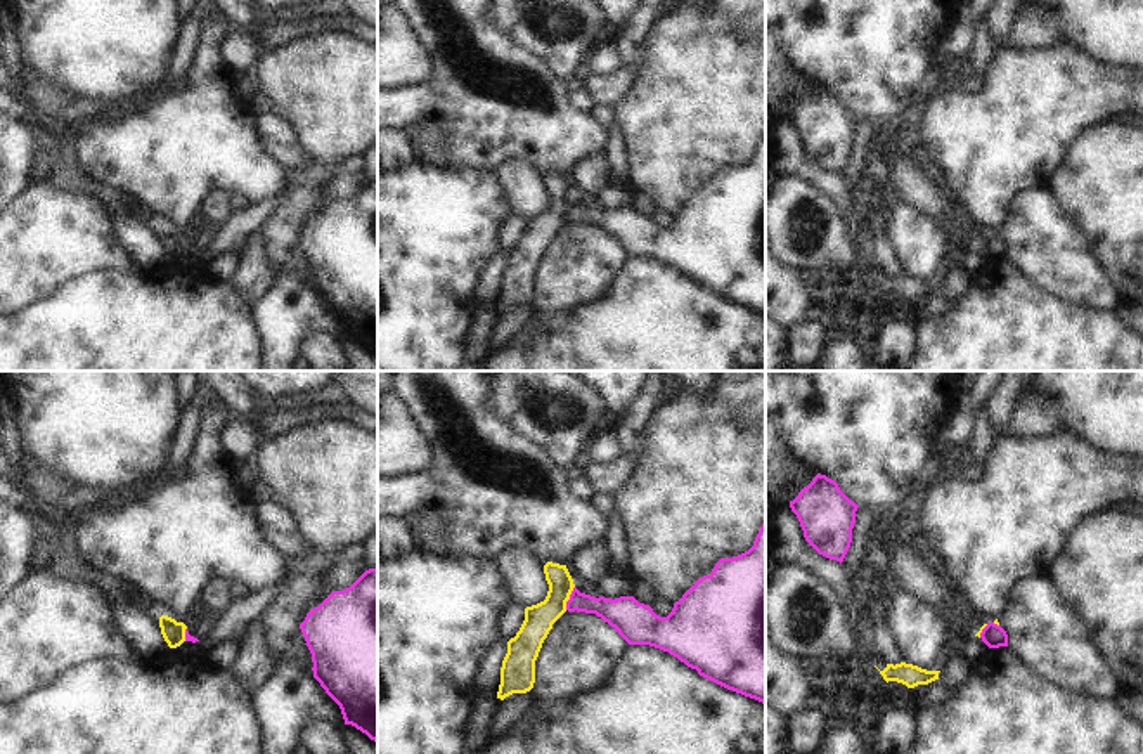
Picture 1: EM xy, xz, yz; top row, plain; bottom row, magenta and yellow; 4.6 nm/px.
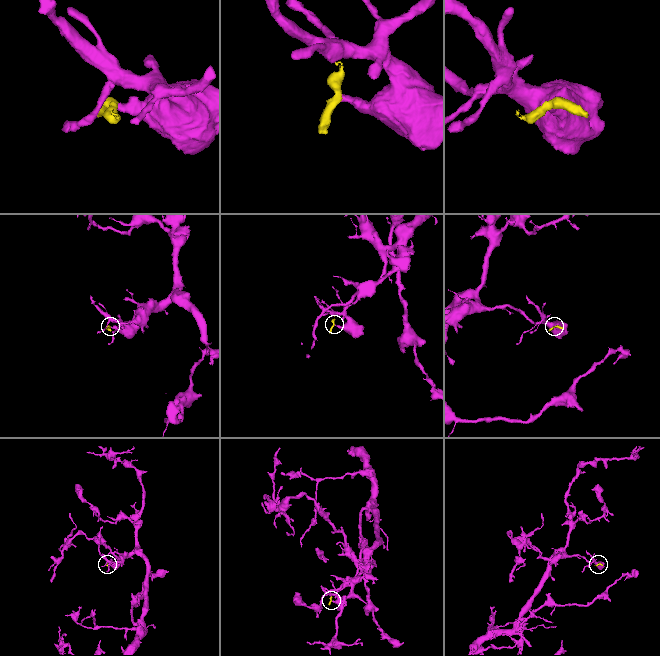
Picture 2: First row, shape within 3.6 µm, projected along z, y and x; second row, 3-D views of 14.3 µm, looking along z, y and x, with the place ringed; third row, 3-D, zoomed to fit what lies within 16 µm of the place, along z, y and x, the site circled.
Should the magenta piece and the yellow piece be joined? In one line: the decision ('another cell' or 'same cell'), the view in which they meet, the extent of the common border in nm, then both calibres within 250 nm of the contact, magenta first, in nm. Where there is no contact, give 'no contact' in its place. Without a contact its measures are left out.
another cell; meets magenta in xz; contact 120 nm long; 150 nm thick on the magenta side, 140 nm on the other

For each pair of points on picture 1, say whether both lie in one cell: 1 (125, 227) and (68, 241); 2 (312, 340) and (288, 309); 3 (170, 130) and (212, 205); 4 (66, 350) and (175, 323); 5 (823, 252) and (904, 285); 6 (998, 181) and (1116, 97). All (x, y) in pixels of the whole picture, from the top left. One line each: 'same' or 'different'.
1: different
2: different
3: different
4: same
5: same
6: same

